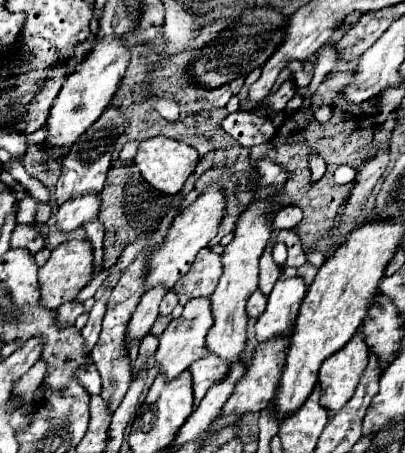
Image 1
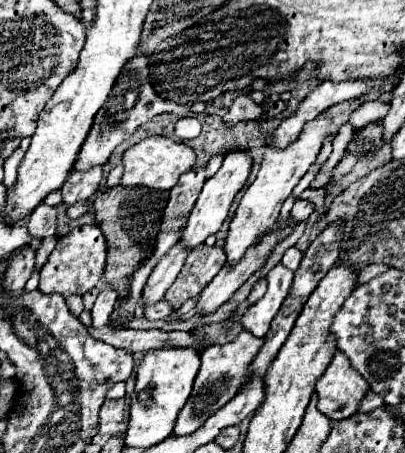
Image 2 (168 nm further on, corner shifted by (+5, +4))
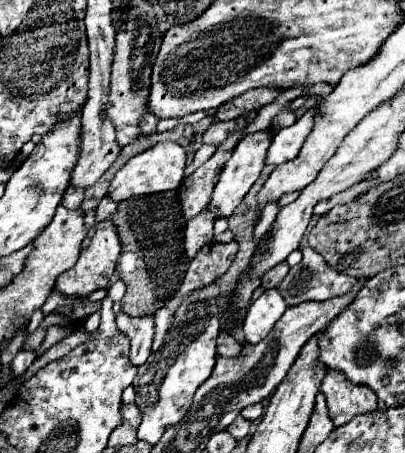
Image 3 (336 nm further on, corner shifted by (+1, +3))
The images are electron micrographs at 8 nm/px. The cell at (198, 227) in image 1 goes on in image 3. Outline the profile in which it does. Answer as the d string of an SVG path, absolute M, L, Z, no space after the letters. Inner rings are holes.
M261 130L261 132L253 132L253 134L243 136L241 142L235 146L233 156L223 166L223 172L221 172L219 182L215 186L215 192L213 192L211 206L217 208L217 216L227 216L229 218L233 214L233 210L241 204L241 200L245 198L249 188L255 184L255 180L259 178L259 174L265 166L265 154L267 154L267 148L271 146L271 140L273 140L273 132L271 130Z

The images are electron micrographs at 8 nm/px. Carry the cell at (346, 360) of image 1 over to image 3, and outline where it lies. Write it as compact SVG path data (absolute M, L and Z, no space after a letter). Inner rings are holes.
M327 372L321 382L321 392L327 398L329 418L335 426L343 426L359 414L377 410L377 396L367 386L351 384L341 372Z

